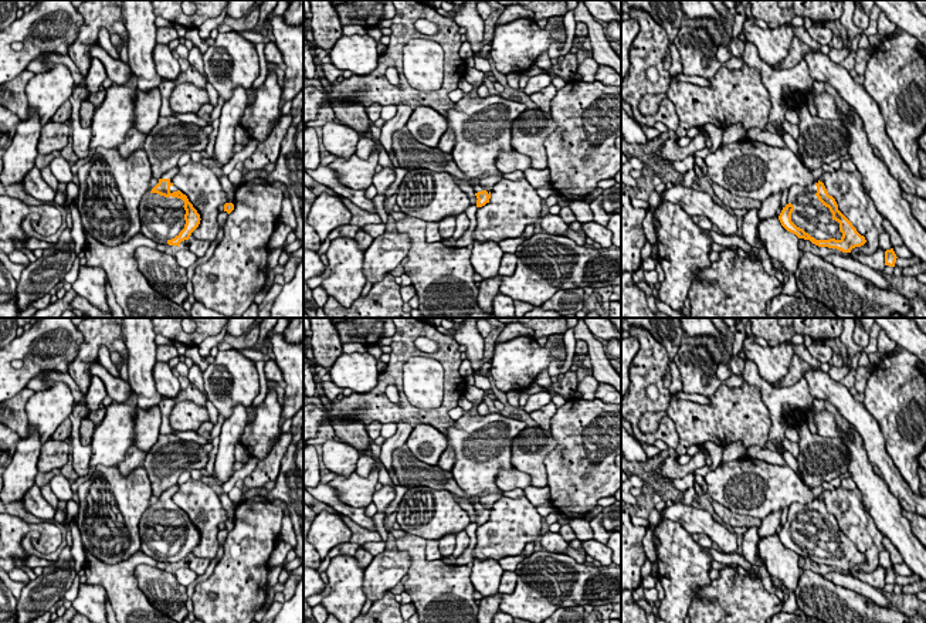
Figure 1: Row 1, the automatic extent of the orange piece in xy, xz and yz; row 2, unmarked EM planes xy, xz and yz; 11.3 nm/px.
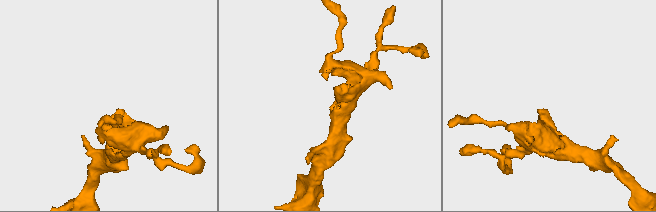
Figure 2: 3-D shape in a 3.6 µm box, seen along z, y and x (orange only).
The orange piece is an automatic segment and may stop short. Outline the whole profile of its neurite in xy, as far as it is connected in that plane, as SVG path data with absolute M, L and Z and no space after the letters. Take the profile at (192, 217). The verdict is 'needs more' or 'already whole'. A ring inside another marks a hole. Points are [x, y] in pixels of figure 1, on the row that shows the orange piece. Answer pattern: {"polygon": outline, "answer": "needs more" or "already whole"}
{"polygon": "M173 167L170 170L167 170L166 173L163 173L163 179L159 179L159 183L152 189L150 193L157 193L160 196L164 197L177 197L182 199L184 202L184 228L172 240L167 240L169 246L180 246L182 241L189 240L191 233L199 227L200 224L200 214L197 213L197 210L193 207L193 204L189 202L187 196L183 194L173 183L172 179L174 177L176 173L179 173L180 167Z", "answer": "needs more"}

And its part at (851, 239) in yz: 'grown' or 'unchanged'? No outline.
grown

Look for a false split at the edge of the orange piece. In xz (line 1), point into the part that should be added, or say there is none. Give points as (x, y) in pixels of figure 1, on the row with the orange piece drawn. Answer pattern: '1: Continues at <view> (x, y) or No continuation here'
1: No continuation here

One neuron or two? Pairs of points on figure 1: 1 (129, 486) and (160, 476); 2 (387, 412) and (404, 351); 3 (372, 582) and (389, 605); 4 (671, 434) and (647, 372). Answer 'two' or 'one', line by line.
1: two
2: one
3: two
4: one

